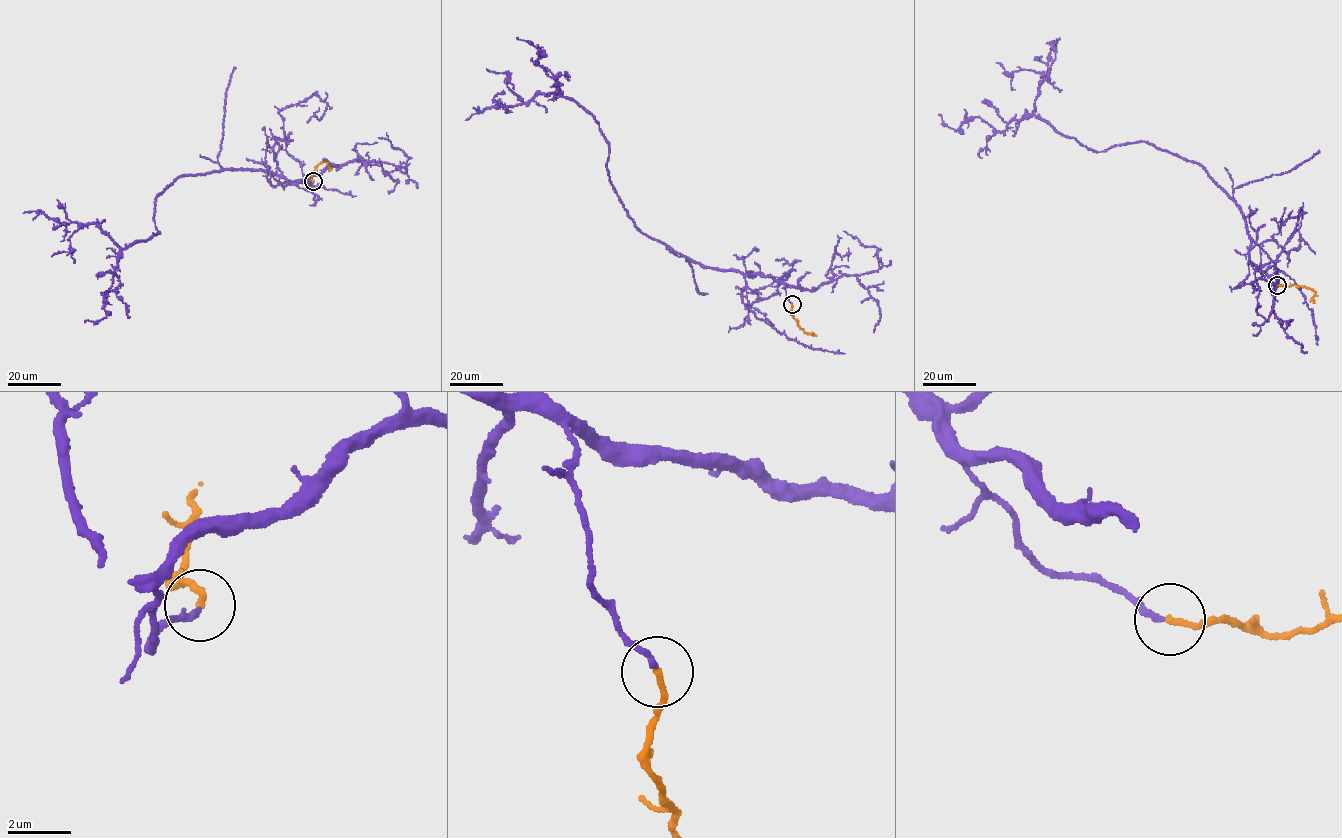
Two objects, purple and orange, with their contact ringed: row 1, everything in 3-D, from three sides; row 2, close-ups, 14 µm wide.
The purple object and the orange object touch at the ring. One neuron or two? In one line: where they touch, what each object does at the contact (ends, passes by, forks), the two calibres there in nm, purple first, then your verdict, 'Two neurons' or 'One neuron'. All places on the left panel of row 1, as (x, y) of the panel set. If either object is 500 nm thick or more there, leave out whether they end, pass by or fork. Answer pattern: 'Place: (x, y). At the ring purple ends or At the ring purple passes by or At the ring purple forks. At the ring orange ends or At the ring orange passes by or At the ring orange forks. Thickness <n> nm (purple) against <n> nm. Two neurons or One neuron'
Place: (313, 181). At the ring purple ends. At the ring orange ends. Thickness 170 nm (purple) against 160 nm. One neuron

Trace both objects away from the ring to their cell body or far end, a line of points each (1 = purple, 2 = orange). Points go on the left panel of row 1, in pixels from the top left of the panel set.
1: (313, 181), (177, 178), (156, 198), (159, 234), (120, 250), (105, 317), (85, 322)
2: (313, 181), (311, 178), (316, 165), (325, 161), (331, 168)

